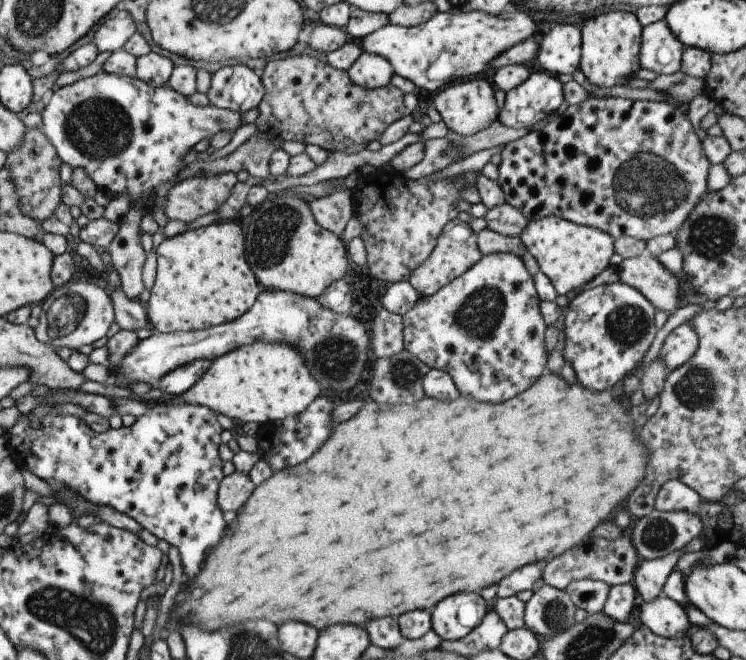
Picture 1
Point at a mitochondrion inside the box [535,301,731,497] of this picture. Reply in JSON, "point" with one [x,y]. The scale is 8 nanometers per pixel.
{"point":[701,388]}

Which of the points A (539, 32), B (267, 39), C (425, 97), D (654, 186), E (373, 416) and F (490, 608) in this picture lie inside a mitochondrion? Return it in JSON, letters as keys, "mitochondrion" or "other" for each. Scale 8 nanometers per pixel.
{"A":"other","B":"other","C":"other","D":"mitochondrion","E":"other","F":"other"}

